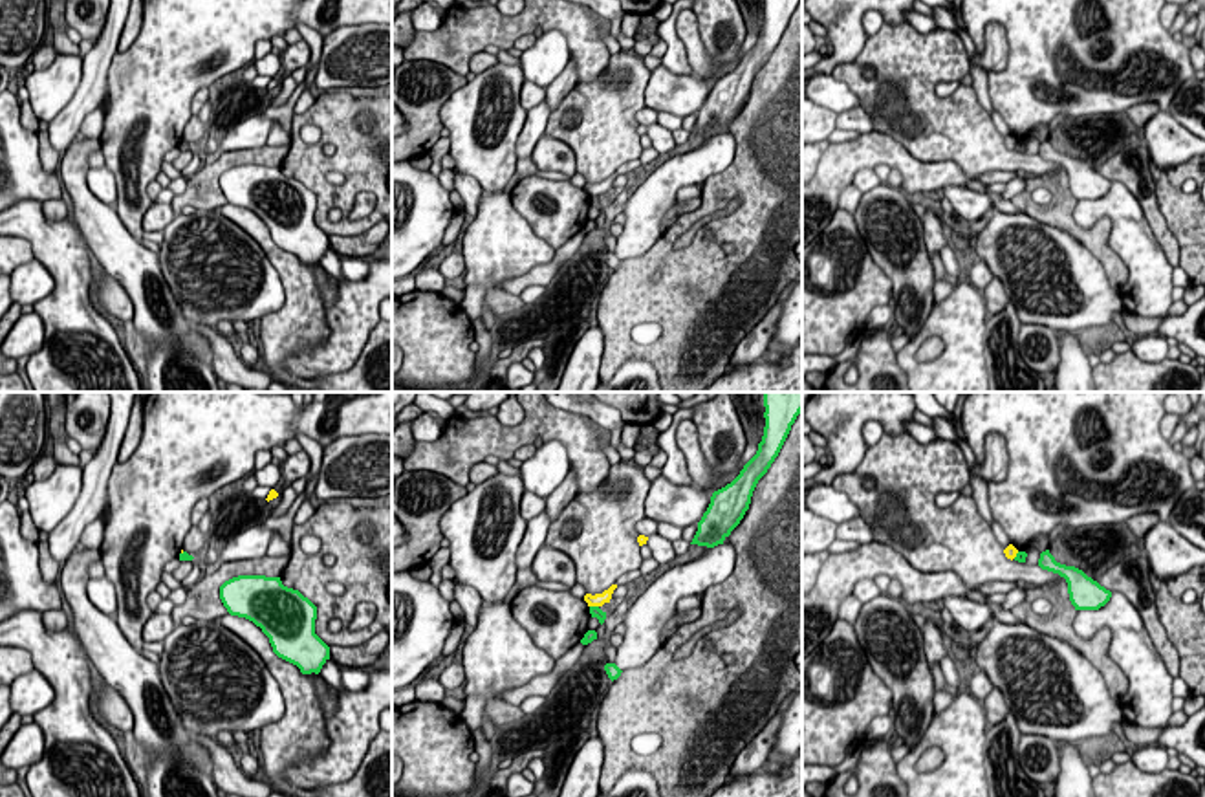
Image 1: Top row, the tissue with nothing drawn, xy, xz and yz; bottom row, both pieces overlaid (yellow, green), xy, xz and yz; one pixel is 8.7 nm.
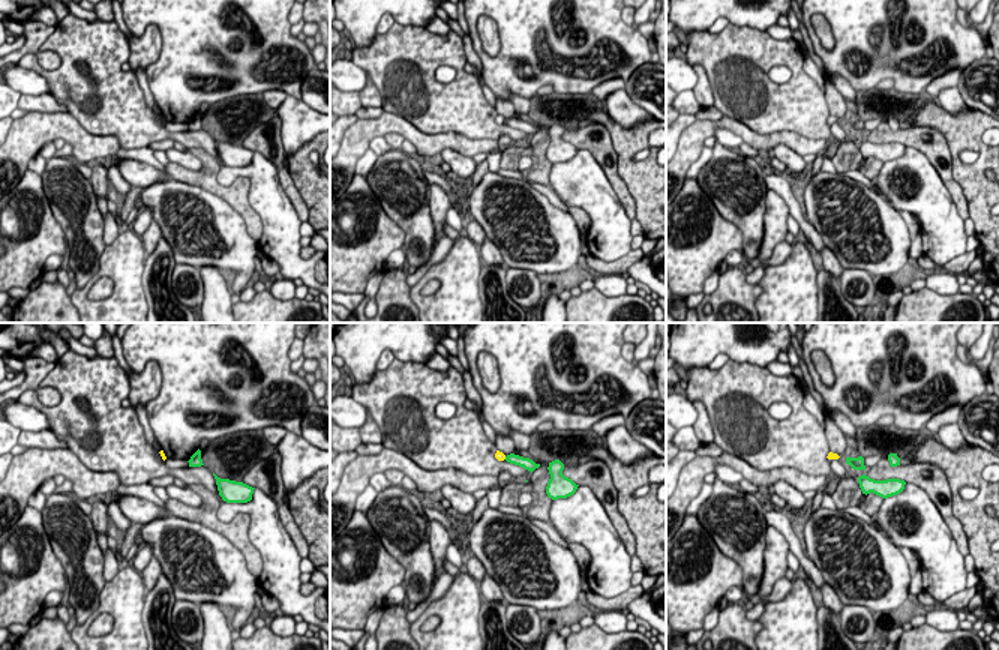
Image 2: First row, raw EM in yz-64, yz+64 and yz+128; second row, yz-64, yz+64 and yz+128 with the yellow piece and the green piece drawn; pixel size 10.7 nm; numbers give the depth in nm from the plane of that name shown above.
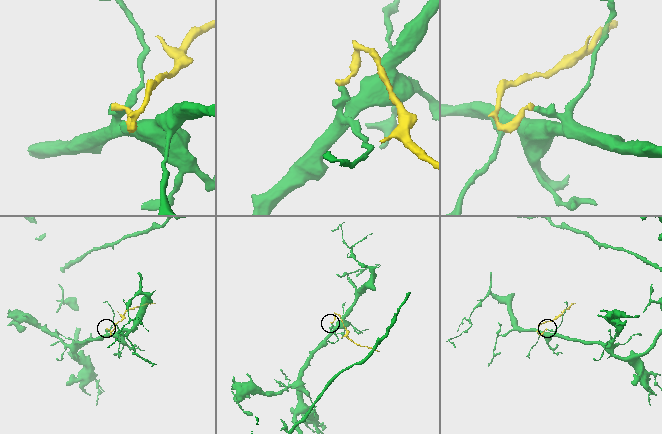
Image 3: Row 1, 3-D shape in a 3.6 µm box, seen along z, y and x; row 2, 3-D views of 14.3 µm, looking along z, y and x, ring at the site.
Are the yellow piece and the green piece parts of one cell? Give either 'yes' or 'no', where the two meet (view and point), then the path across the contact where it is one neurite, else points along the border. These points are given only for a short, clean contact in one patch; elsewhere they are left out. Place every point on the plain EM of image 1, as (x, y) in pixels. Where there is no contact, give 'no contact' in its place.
no; meets yellow in xz at (594, 195); border along xz (590, 195), (597, 196)

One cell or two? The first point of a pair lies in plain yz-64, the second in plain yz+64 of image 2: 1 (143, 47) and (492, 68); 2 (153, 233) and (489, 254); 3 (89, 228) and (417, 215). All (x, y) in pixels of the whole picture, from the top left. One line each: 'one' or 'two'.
1: two
2: one
3: one

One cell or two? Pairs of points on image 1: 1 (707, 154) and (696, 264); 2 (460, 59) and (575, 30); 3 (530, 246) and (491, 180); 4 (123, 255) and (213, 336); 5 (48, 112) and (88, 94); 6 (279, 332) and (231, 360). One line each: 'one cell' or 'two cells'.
1: two cells
2: one cell
3: two cells
4: two cells
5: two cells
6: two cells

